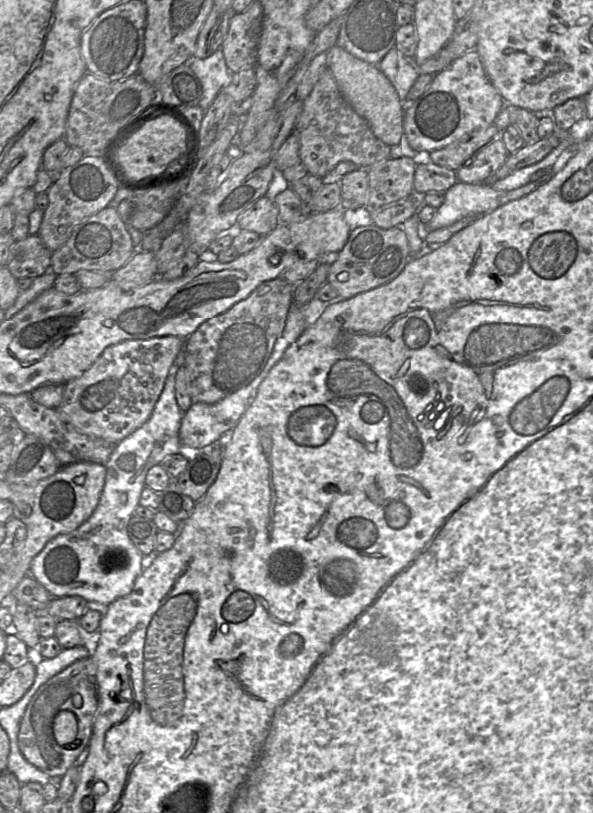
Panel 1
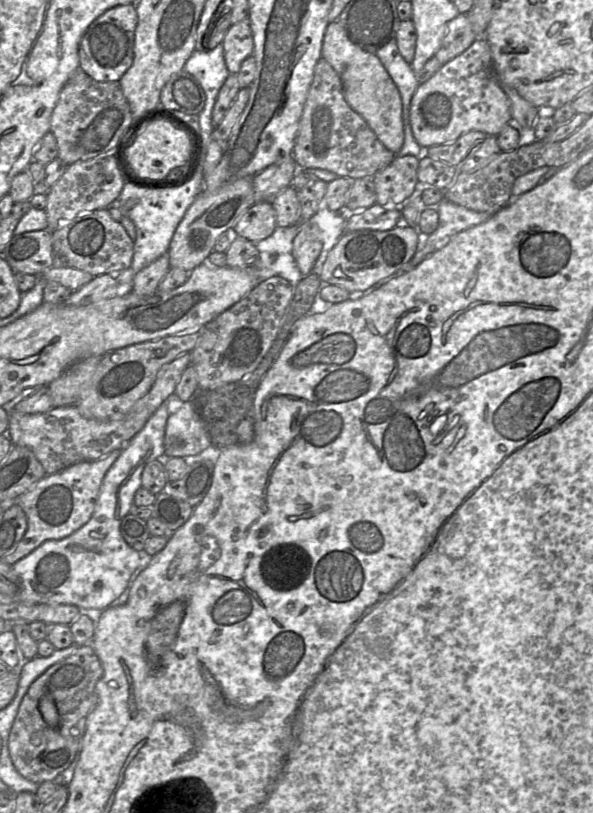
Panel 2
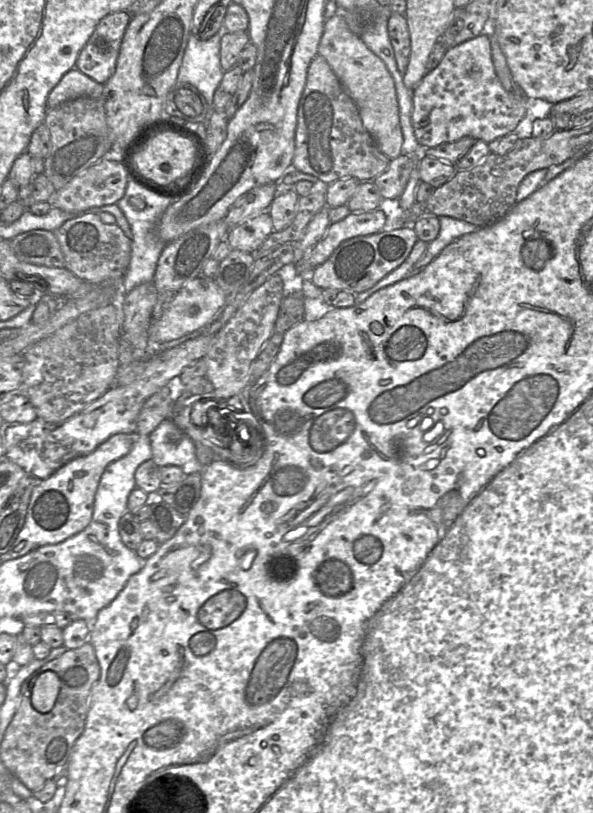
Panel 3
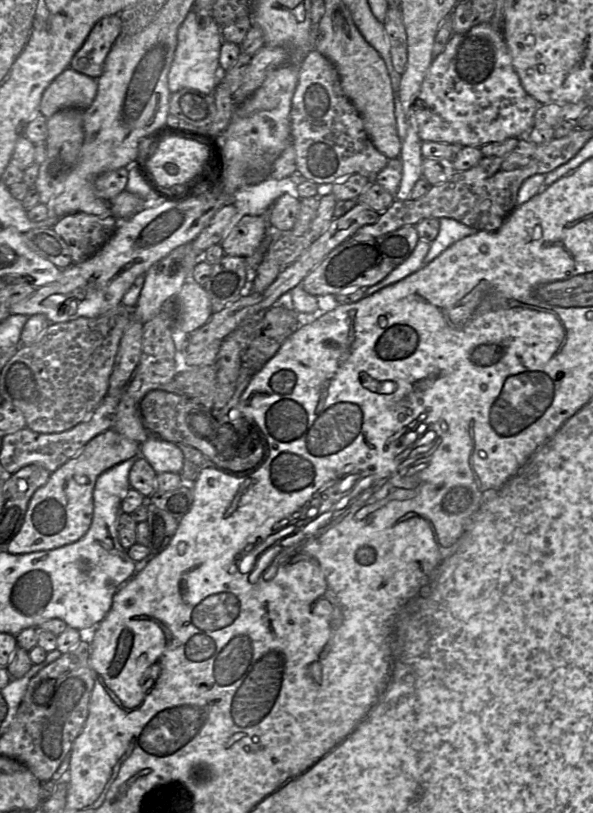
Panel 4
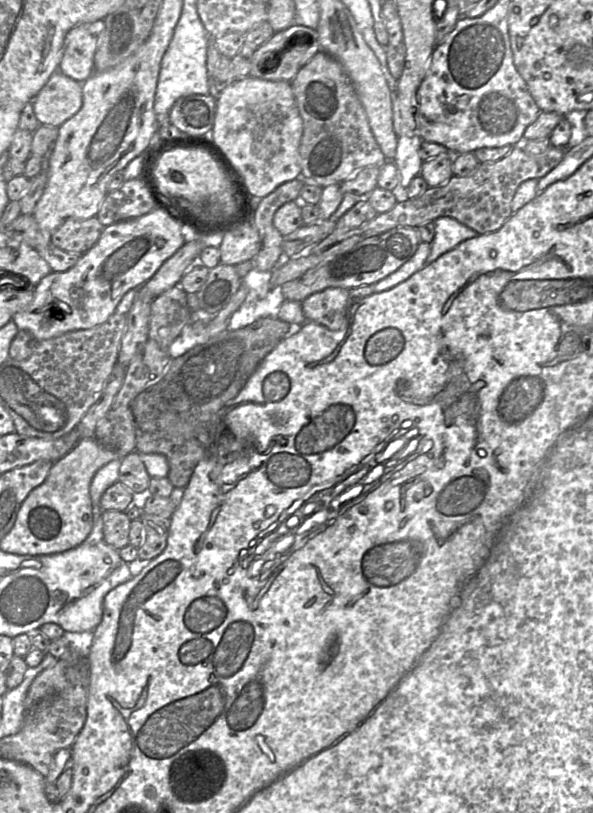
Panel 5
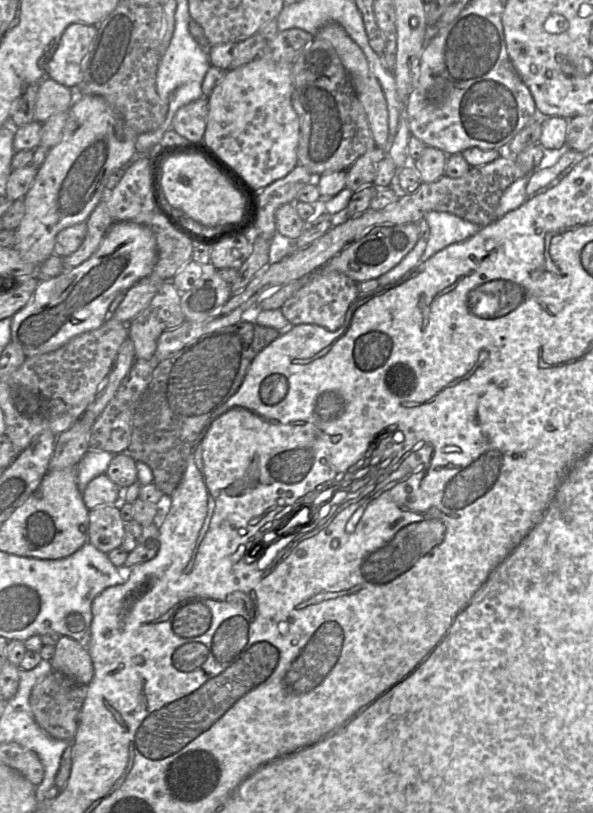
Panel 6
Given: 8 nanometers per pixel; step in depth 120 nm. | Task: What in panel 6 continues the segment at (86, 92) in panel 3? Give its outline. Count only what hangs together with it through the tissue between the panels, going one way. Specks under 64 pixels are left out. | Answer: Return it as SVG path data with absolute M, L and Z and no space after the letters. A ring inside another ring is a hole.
M46 77L40 82L34 111L35 120L43 124L52 115L69 111L76 97L74 89Z

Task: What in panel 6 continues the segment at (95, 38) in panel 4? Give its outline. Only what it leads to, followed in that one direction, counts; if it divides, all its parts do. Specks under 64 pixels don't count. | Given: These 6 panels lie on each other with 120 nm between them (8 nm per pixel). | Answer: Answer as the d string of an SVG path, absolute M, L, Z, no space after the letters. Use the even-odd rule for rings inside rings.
M73 24L62 34L47 64L47 77L76 89L83 78L82 62L97 33L97 25Z

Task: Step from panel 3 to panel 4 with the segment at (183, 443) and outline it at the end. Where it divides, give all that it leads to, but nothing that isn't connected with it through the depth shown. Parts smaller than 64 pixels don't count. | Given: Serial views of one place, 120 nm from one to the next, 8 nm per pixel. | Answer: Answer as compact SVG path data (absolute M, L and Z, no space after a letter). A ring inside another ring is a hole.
M149 437L139 445L139 456L146 459L154 471L180 473L183 467L183 453L173 443Z

